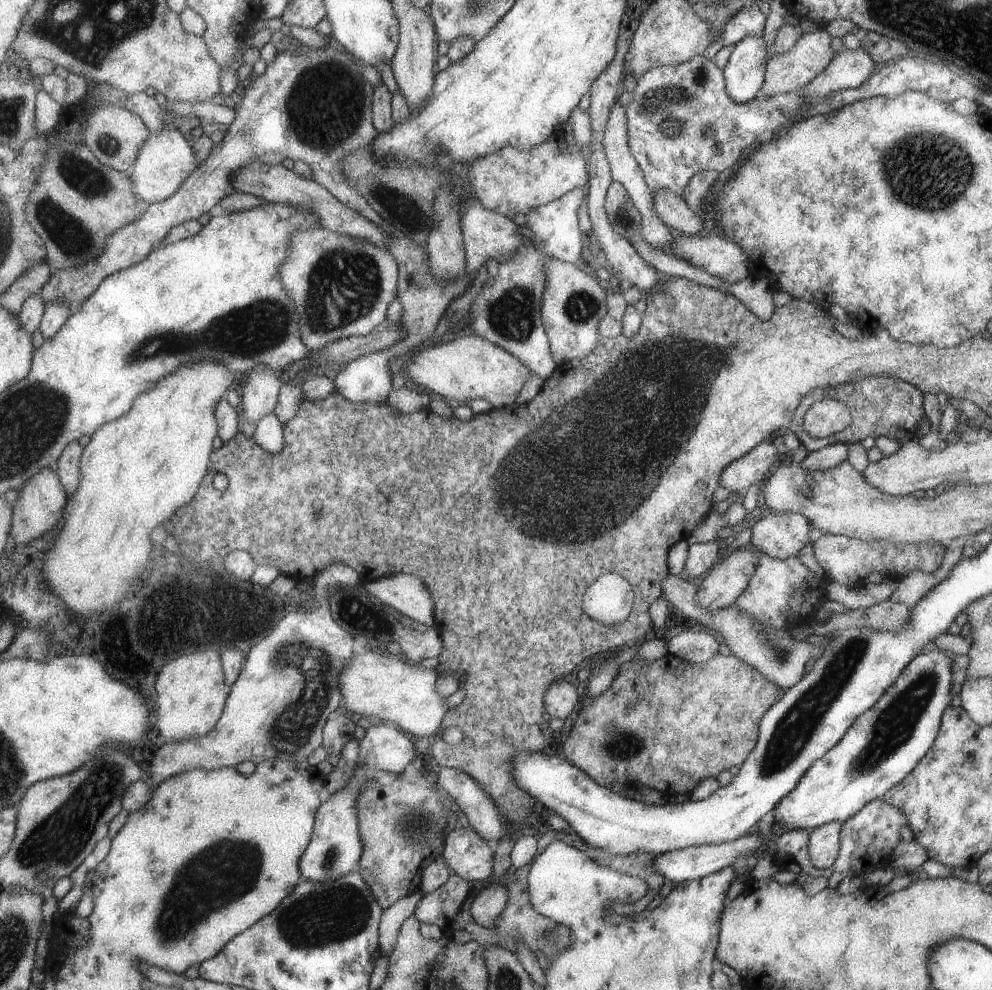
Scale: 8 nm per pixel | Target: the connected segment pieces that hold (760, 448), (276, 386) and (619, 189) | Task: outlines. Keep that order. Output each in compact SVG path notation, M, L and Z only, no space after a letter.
M761 442L739 460L733 460L719 476L719 484L723 484L729 490L741 490L749 484L755 486L755 482L763 482L765 468L769 470L775 464L775 460L777 452L773 450L773 444Z
M267 366L253 368L247 374L247 386L243 392L245 420L257 426L265 416L273 414L279 404L281 388L283 388L283 382L275 374L275 370Z
M611 182L605 194L605 212L615 232L623 238L639 234L641 216L639 210L633 206L627 188L621 182Z

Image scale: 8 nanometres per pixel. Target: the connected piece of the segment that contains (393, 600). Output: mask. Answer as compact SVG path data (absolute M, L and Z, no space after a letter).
M401 572L383 580L365 582L365 590L377 596L385 606L395 608L411 620L423 622L429 628L435 626L435 600L419 576Z

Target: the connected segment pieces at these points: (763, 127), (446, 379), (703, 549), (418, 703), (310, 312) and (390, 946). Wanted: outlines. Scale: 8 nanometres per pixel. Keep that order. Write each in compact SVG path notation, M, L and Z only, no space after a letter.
M705 54L691 58L689 62L677 66L657 66L647 74L635 80L635 88L631 90L631 100L625 106L627 116L627 144L631 156L637 160L645 184L651 192L673 192L675 196L683 196L687 190L687 182L699 172L723 172L735 164L741 156L743 148L747 148L757 136L765 138L775 128L783 126L789 116L799 108L799 94L777 94L771 98L755 98L745 104L735 104L723 86L723 70L719 70Z
M463 336L453 342L437 346L431 344L425 350L415 352L407 378L427 386L451 402L489 400L499 410L517 404L519 394L529 384L531 376L533 370L503 346L497 346L495 342L489 342L481 336Z
M705 542L705 544L691 544L689 546L689 554L683 566L683 580L687 578L701 578L707 570L711 570L715 566L715 562L719 560L721 552L719 552L719 542Z
M367 650L367 654L359 654L353 658L349 670L341 676L341 688L345 694L347 710L359 712L361 716L377 716L385 724L399 726L403 732L411 732L413 736L431 736L441 730L445 716L451 712L445 696L437 690L439 678L431 668L419 668L417 664L409 664L391 654L379 654Z
M323 226L295 232L291 236L291 256L281 264L281 278L287 296L293 300L299 314L303 342L313 352L321 352L339 340L363 338L385 328L389 322L389 308L399 298L399 274L399 260L387 248L381 248L371 240L327 230Z
M417 890L405 898L401 898L397 904L393 904L391 908L387 908L383 912L383 920L381 920L381 946L383 946L383 954L391 956L391 952L395 950L395 944L399 940L401 928L405 924L405 920L413 918L417 914L417 906L419 902L425 898L423 890Z

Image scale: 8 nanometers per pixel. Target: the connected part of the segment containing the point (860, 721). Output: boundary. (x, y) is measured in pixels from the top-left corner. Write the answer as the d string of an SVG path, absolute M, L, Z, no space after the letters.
M935 646L915 656L907 664L907 668L901 672L901 676L895 680L895 684L891 684L891 688L879 698L879 702L869 712L863 712L863 716L855 720L855 724L849 728L843 740L839 740L839 744L835 744L823 758L811 764L811 768L805 772L799 784L791 790L791 794L783 796L783 800L779 800L779 804L771 810L771 818L795 830L801 830L801 828L815 830L829 822L845 824L845 820L853 818L855 812L859 812L871 800L881 798L887 790L891 790L901 780L905 780L919 766L919 762L931 750L931 744L939 736L943 712L947 710L953 698L951 696L953 660L955 660L955 654L947 650L937 650Z

